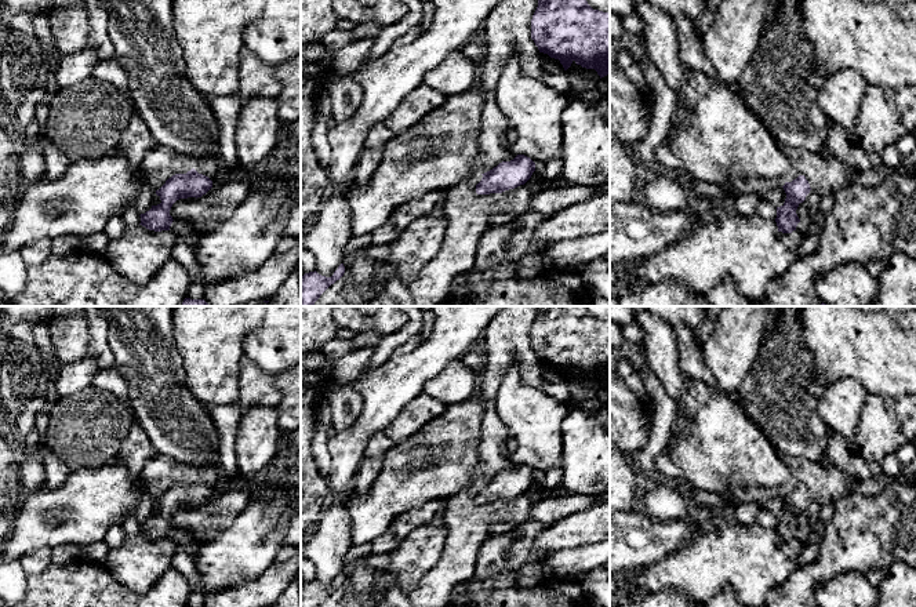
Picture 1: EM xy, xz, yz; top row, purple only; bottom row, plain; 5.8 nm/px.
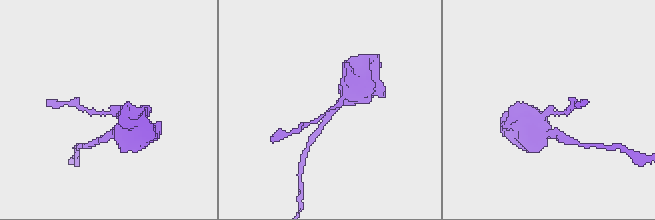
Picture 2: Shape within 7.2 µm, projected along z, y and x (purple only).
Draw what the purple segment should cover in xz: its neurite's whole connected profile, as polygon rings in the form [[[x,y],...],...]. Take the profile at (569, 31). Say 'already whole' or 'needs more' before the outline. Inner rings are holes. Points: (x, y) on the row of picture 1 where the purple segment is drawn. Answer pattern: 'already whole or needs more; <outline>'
already whole; [[[538,0],[531,19],[531,39],[539,52],[559,59],[564,70],[575,62],[595,69],[600,79],[610,74],[610,12],[593,10],[586,0]]]

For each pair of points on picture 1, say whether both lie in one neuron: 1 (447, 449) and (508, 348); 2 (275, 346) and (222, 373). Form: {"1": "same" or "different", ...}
{"1": "different", "2": "different"}

